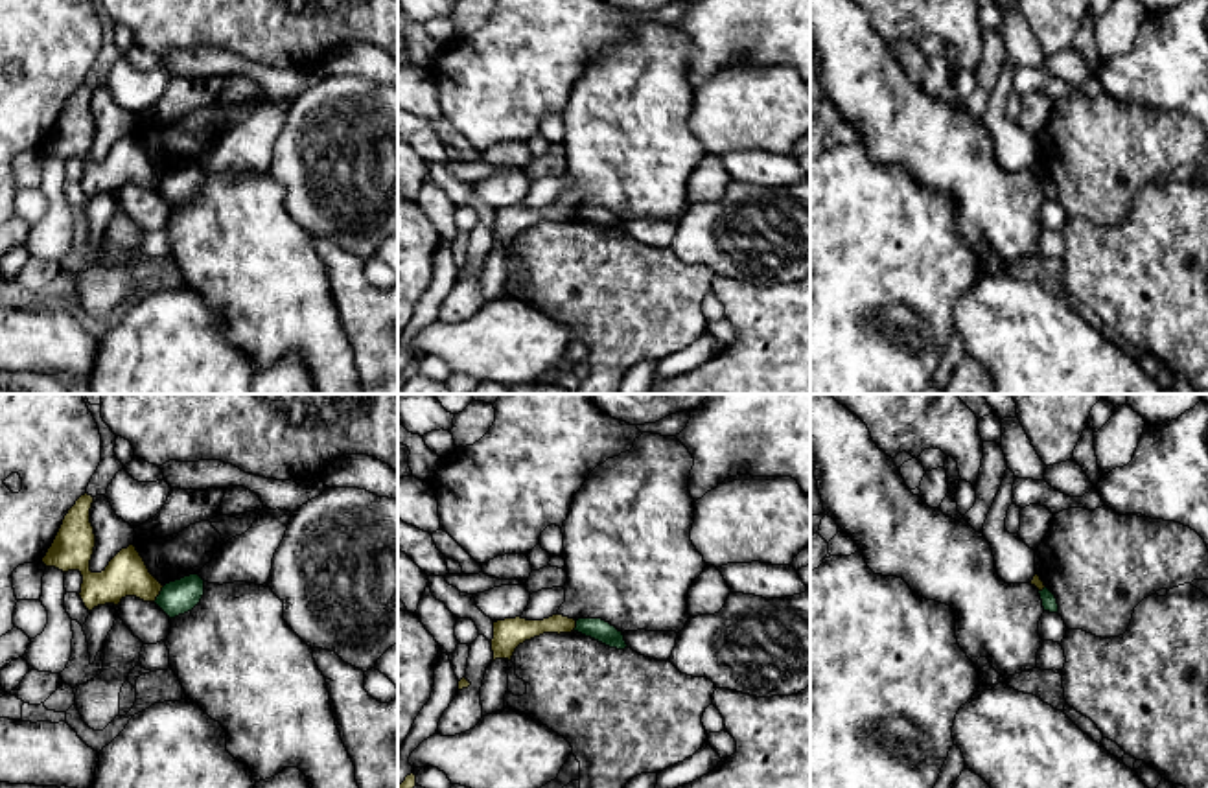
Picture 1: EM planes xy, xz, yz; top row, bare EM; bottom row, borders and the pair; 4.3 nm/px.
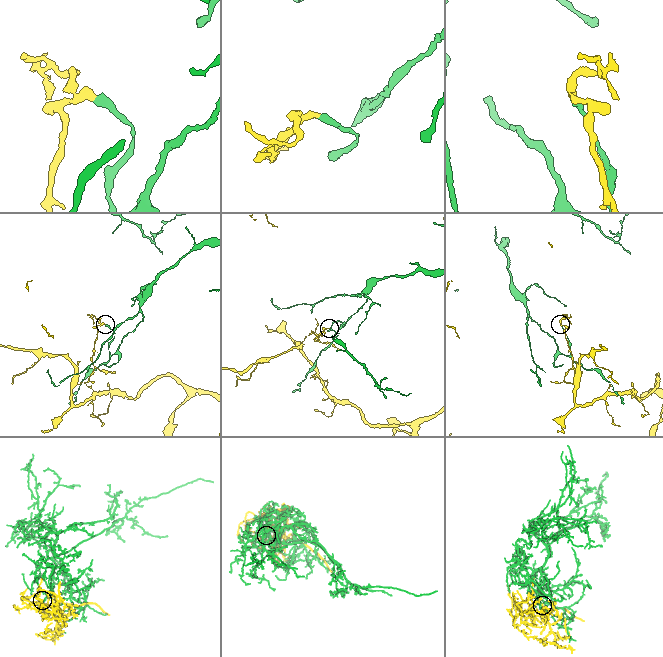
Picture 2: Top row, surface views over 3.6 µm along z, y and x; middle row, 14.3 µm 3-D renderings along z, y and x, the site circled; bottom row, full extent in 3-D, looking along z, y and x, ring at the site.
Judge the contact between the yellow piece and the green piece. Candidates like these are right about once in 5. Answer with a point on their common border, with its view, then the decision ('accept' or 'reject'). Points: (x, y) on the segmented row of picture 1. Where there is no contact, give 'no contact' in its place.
xy (159, 593) | reject

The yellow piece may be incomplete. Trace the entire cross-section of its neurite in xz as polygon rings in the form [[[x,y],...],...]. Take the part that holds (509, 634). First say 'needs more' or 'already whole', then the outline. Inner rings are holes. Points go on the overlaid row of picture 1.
already whole; [[[552,615],[543,620],[527,620],[521,617],[516,619],[505,619],[494,622],[494,639],[492,652],[494,659],[512,659],[516,648],[523,644],[525,641],[530,641],[534,637],[540,637],[543,633],[571,633],[576,628],[576,620],[563,617],[563,615]]]

